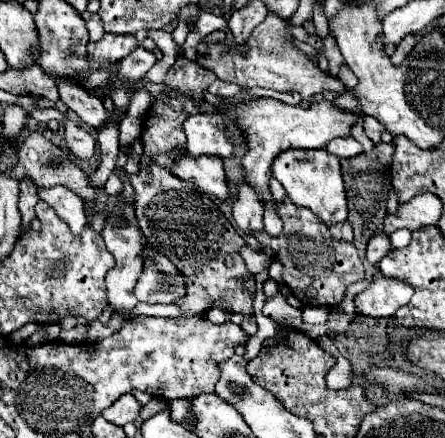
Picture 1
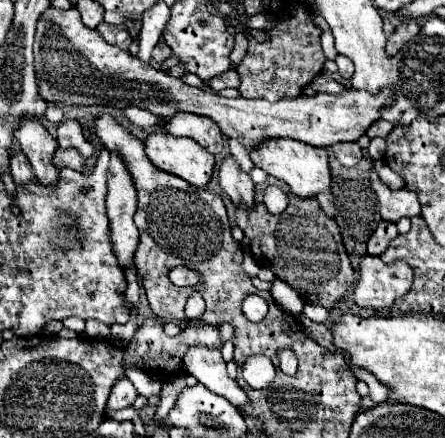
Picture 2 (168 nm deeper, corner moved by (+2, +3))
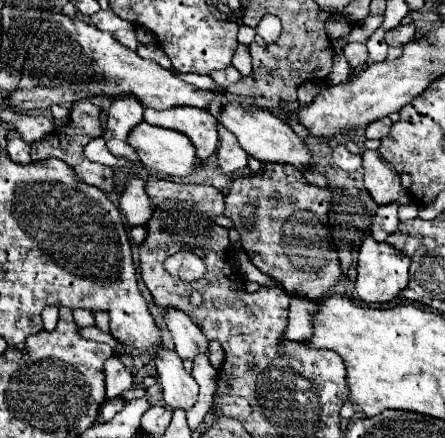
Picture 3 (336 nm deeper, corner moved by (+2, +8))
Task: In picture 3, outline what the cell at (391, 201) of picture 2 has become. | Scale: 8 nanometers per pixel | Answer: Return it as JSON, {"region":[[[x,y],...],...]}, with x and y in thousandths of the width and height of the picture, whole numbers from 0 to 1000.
{"region":[[[822,342],[813,347],[818,365],[818,425],[836,443],[840,461],[863,466],[926,466],[926,447],[912,429],[899,420],[899,402],[885,393],[885,384],[854,356],[849,342]]]}

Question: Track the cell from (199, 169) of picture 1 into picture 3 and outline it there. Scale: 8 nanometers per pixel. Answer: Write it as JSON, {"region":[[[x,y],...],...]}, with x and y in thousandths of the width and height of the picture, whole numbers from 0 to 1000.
{"region":[[[315,279],[292,301],[288,329],[297,329],[306,338],[319,374],[346,393],[364,393],[378,402],[427,402],[431,393],[440,393],[440,384],[454,379],[454,365],[440,356],[440,338],[431,338],[431,324],[413,306],[387,301],[378,292],[337,288],[333,279]]]}

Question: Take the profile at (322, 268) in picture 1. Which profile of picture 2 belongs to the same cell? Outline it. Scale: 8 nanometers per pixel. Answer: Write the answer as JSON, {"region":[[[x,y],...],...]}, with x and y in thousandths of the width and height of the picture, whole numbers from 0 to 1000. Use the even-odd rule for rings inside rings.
{"region":[[[602,404],[593,418],[575,422],[571,436],[575,445],[566,477],[548,468],[530,473],[530,514],[562,546],[566,587],[584,610],[607,614],[625,637],[643,642],[661,664],[670,664],[679,687],[719,692],[724,701],[746,705],[751,692],[764,687],[800,642],[800,623],[787,610],[787,591],[755,505],[724,482],[710,450],[670,450],[629,409]],[[602,422],[634,427],[652,450],[647,477],[625,495],[607,491],[589,459],[589,441]]]}

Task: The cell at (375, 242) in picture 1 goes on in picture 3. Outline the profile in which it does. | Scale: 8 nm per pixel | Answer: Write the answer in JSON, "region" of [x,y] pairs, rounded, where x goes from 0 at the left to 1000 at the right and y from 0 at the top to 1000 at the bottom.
{"region":[[[872,466],[872,470],[849,470],[840,507],[836,507],[836,543],[845,553],[863,553],[872,534],[890,530],[899,502],[894,502],[894,466]]]}

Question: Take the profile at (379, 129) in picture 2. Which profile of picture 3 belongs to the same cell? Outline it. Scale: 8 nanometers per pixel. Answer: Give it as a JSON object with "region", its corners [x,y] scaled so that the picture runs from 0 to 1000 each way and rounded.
{"region":[[[854,269],[827,288],[827,315],[863,315],[876,306],[881,274],[876,269]]]}

